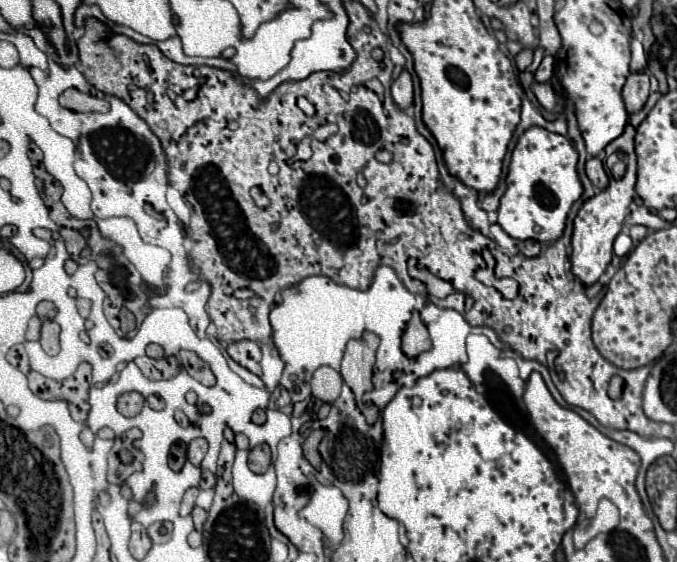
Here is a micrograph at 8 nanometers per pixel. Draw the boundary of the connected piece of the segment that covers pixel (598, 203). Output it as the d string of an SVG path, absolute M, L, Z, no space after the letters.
M628 124L624 134L620 138L616 138L612 144L606 146L606 156L608 154L626 154L626 174L622 178L612 178L610 176L610 186L606 190L602 190L602 194L596 194L594 198L586 200L584 206L580 208L576 220L574 220L574 234L572 234L572 254L570 254L570 272L584 284L590 286L594 284L606 270L606 266L610 264L614 252L612 252L612 244L614 238L620 234L622 230L622 222L624 218L630 214L628 206L634 198L634 184L636 184L636 154L634 154L634 134L636 130Z

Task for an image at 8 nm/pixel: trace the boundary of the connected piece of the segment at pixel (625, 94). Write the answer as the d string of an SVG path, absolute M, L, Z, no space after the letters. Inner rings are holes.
M646 72L630 74L622 88L622 98L624 98L626 110L638 112L644 106L644 102L648 100L648 94L650 94L650 82L648 82Z

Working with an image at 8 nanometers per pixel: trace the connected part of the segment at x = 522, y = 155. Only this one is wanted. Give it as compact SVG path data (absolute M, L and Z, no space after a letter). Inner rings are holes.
M532 126L520 138L512 152L508 170L508 190L500 200L498 224L516 240L536 240L540 244L554 242L562 236L568 212L584 194L578 178L578 152L568 136L548 132L546 128Z

